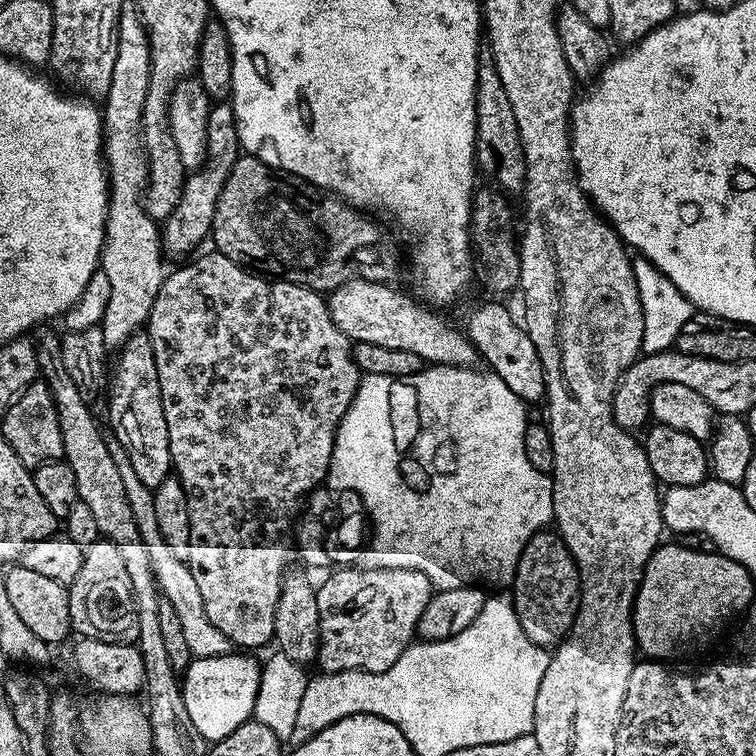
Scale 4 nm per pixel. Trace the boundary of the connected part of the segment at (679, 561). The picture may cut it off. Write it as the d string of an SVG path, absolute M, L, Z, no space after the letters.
M666 544L648 559L633 605L636 647L648 658L668 658L664 656L714 635L735 612L743 613L754 600L754 577L738 562L712 550L695 552L680 544Z

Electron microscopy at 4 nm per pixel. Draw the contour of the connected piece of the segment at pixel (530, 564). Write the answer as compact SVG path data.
M541 530L528 537L510 587L518 622L522 622L522 630L526 630L526 638L530 638L530 642L551 649L572 631L580 608L580 572L564 539L555 531Z

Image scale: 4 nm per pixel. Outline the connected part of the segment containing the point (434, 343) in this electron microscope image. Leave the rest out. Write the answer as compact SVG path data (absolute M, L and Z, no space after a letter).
M351 280L327 293L328 309L334 326L338 326L338 330L342 330L342 334L346 334L349 340L356 344L374 342L374 346L390 346L390 350L413 352L420 356L421 361L427 362L429 365L445 364L455 368L471 368L477 363L475 361L478 360L476 345L461 329L459 332L454 325L447 324L432 312L427 312L426 309L415 304L410 297L392 287L396 286L391 283L379 284L369 280Z

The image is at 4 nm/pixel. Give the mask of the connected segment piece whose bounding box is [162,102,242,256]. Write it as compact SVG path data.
M216 102L208 109L208 120L206 122L206 150L208 155L204 157L202 170L196 170L185 179L184 189L182 190L182 198L178 202L178 206L174 206L174 210L169 214L168 219L162 224L162 248L165 253L173 252L174 255L180 256L183 252L188 252L191 248L199 246L203 240L209 239L212 231L212 219L214 218L214 210L218 198L222 194L222 186L226 182L228 173L232 171L234 162L242 155L242 145L238 138L238 130L236 129L236 115L232 109L231 103Z

